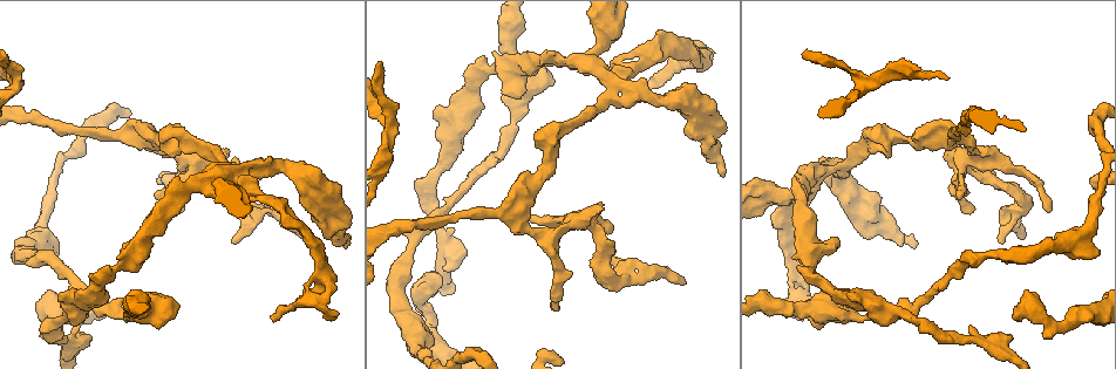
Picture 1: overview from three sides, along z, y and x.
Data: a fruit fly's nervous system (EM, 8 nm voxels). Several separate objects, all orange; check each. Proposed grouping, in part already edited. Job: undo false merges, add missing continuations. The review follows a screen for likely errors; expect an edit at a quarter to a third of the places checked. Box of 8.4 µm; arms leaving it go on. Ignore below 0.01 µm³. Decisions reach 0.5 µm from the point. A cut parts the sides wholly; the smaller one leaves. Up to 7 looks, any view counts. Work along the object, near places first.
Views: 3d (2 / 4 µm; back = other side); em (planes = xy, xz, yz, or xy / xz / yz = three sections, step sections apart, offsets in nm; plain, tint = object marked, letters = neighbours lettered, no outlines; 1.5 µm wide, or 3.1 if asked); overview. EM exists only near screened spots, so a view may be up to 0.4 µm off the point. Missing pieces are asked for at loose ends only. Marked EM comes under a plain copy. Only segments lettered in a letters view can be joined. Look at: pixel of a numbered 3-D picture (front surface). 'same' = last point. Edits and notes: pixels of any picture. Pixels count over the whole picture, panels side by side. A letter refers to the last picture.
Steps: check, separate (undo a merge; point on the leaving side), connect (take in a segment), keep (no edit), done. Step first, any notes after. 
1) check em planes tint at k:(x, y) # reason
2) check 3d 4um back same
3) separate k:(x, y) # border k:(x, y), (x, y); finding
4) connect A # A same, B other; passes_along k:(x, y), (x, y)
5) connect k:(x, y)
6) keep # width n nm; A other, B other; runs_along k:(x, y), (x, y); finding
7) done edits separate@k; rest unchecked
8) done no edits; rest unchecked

check em yz step 8 letters at 1:(774, 223) # free end

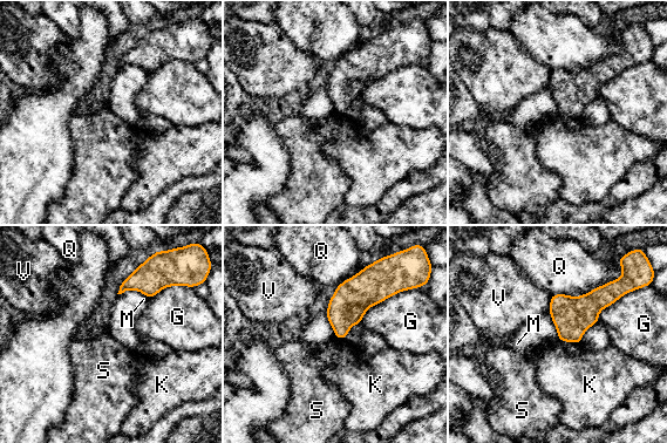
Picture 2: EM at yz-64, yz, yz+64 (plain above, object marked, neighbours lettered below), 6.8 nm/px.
keep # G other, K other, M other, Q other, S other, V other; no lettered segment goes on from it

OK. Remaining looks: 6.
check em xy step 8 letters at 1:(651, 88) # branch stops here

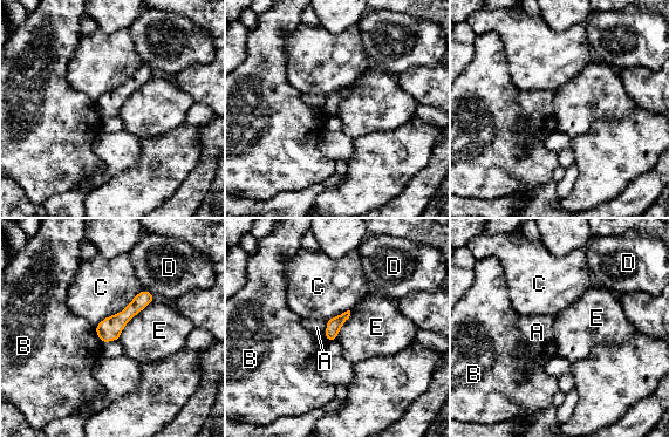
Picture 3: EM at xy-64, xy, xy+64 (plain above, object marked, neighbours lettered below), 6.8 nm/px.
check em planes letters same

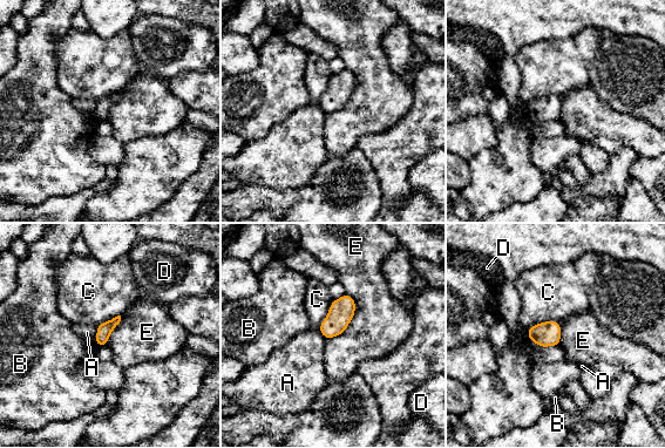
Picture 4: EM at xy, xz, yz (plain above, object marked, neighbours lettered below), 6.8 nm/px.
keep # longest_contact E 360 nm; A other, B other, C other, D other, E other; border 4:(346, 292), (354, 316), (326, 339); no lettered segment goes on from it

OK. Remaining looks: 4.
check em planes letters at 1:(513, 123) # thin neck

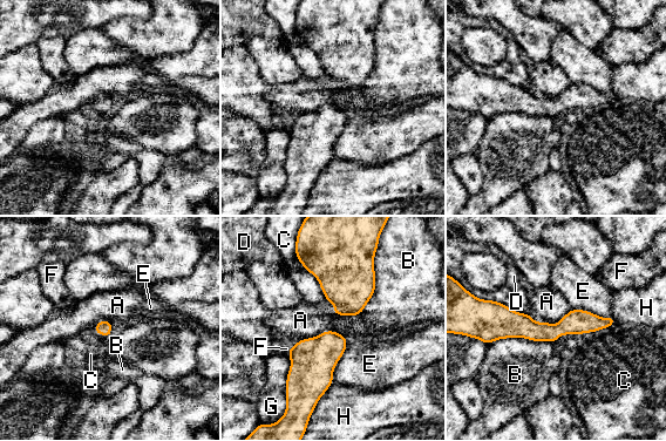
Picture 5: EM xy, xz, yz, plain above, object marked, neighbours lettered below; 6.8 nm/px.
keep # width 100 nm; A other, B other, C other, D other, E other, F other, G other, H other; border 5:(339, 332), (323, 331), (300, 339); all the same neuron

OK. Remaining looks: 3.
done no edits; rest unchecked

